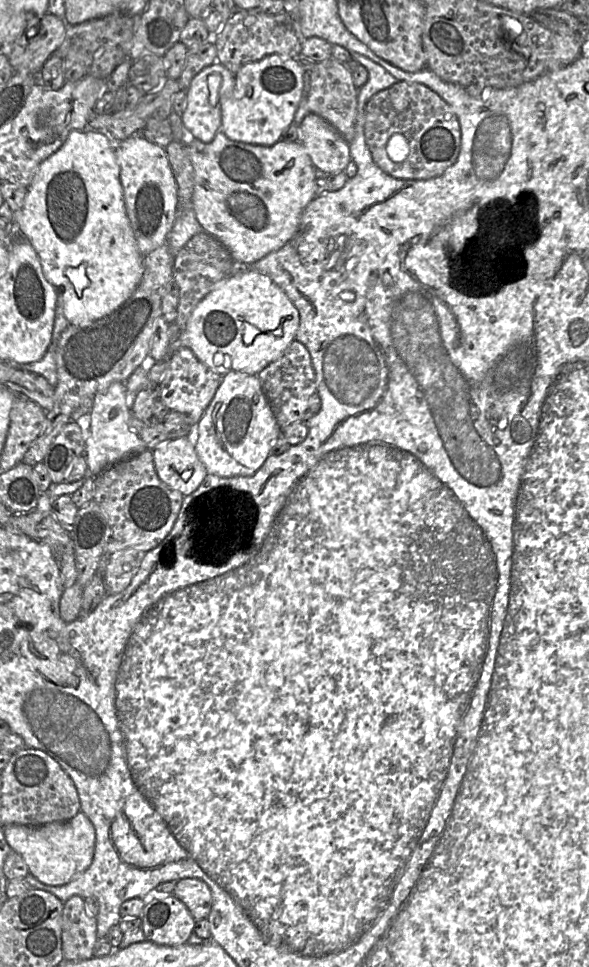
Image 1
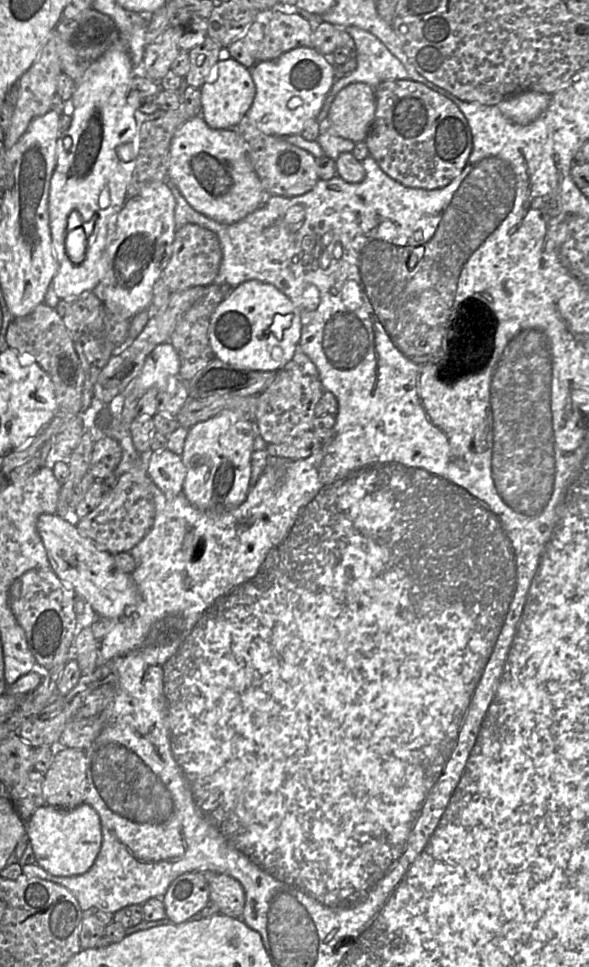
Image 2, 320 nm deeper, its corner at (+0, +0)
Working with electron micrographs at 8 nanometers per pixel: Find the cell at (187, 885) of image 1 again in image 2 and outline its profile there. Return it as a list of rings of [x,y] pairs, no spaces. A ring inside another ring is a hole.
[[[219,874],[209,883],[209,898],[219,907],[219,913],[241,918],[245,906],[245,891],[241,883],[226,874]]]

